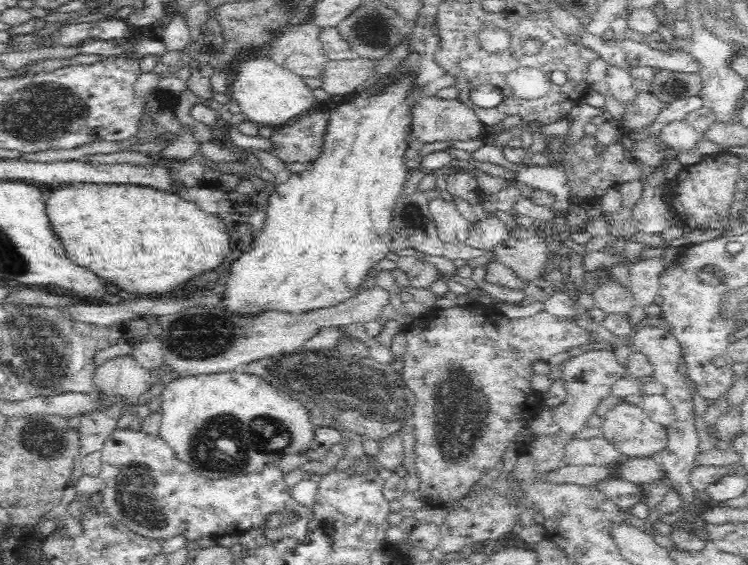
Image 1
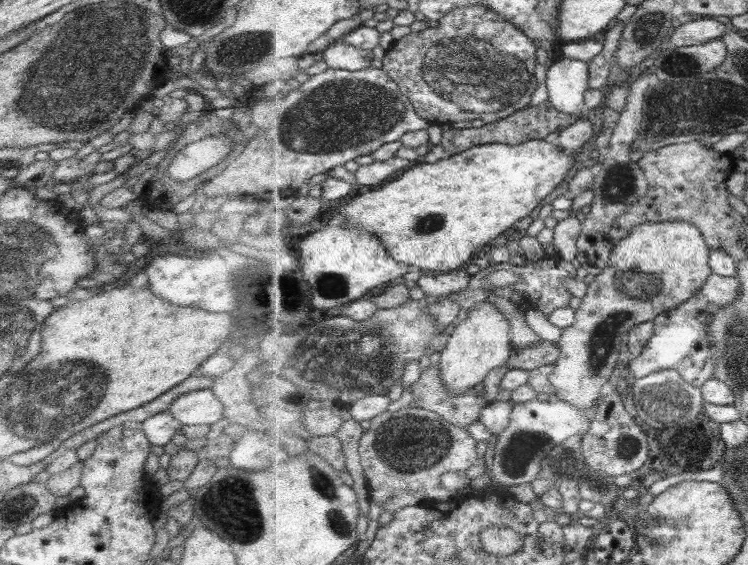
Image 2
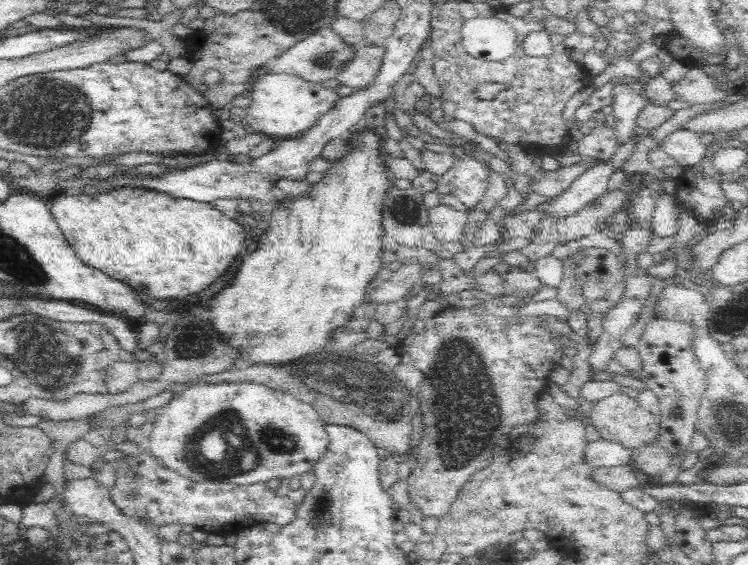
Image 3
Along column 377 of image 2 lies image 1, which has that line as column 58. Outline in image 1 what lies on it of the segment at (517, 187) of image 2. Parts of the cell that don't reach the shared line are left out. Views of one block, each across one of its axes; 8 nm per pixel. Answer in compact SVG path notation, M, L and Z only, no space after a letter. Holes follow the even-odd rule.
M78 184L68 185L67 187L59 187L50 192L46 199L46 213L52 224L52 229L63 242L68 258L75 262L78 266L83 266L91 270L96 276L104 281L108 281L110 285L123 288L126 292L134 293L137 297L143 294L157 294L159 296L166 295L170 290L182 288L188 280L192 280L194 276L202 274L202 272L210 272L216 266L222 264L222 260L231 252L231 234L228 232L228 226L214 213L206 213L202 211L198 204L187 199L183 199L180 194L171 190L157 189L150 186L138 186L132 184Z

